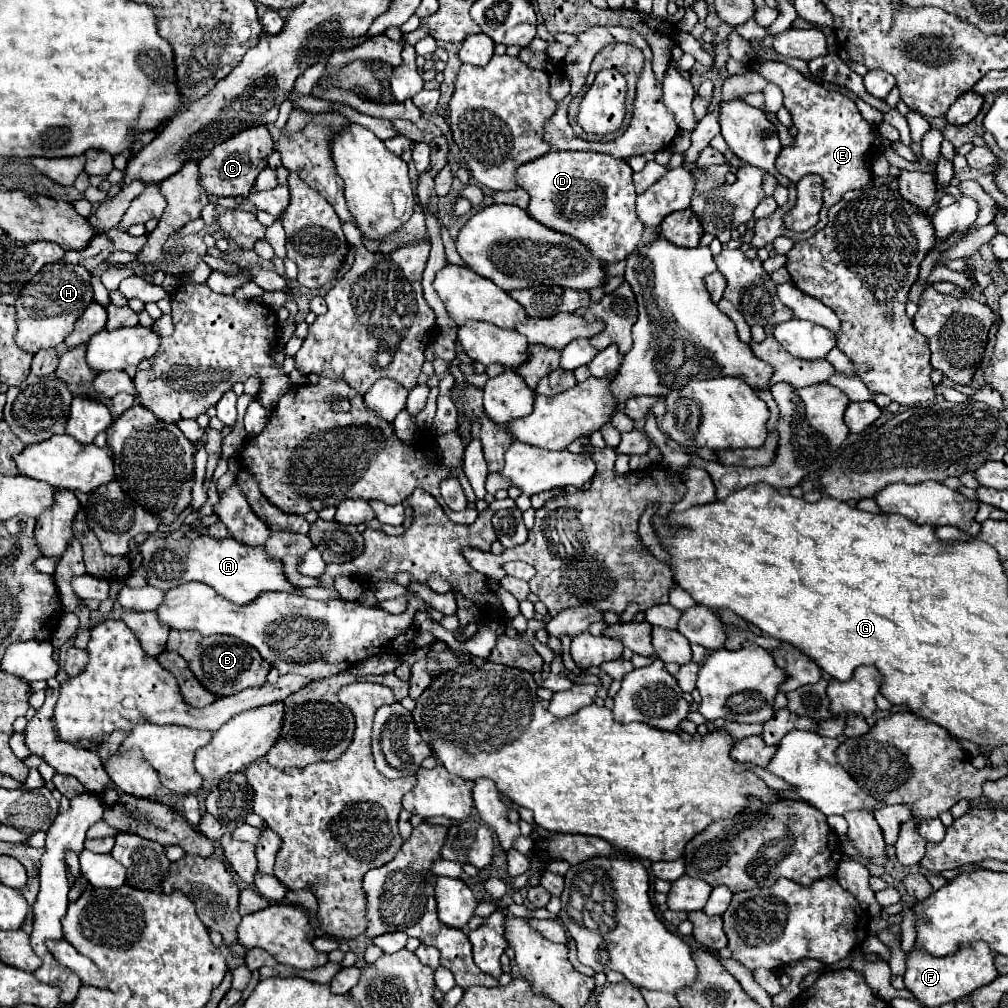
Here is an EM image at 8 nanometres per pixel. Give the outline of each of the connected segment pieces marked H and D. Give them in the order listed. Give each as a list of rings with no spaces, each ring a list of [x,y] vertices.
[[[66,261],[50,263],[42,271],[38,271],[34,279],[26,283],[14,305],[18,321],[16,343],[30,353],[56,347],[58,343],[62,343],[72,333],[84,309],[94,301],[90,277],[92,275],[88,269],[84,269],[84,265],[72,265]]]
[[[548,151],[516,171],[516,183],[530,195],[526,213],[538,223],[578,239],[604,265],[624,261],[640,243],[644,225],[636,215],[632,169],[626,161],[592,151]]]

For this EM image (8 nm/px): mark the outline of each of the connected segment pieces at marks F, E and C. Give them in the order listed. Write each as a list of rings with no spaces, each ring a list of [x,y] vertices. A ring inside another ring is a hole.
[[[974,943],[960,947],[958,953],[946,957],[932,957],[926,955],[922,949],[914,949],[906,961],[904,983],[912,991],[912,995],[924,1003],[926,1007],[940,1007],[944,1003],[954,1003],[968,997],[972,991],[992,983],[998,977],[992,951],[986,943]]]
[[[762,61],[750,65],[756,73],[768,79],[768,83],[778,85],[784,91],[784,105],[792,113],[792,123],[798,127],[796,135],[796,145],[794,147],[784,147],[776,159],[776,171],[784,177],[790,179],[790,197],[784,207],[778,207],[770,217],[760,219],[754,227],[756,235],[752,239],[754,247],[764,247],[766,243],[772,243],[776,237],[786,235],[792,241],[808,239],[816,231],[820,231],[826,225],[826,213],[828,207],[838,203],[842,195],[850,189],[862,189],[872,183],[872,125],[864,121],[860,115],[856,103],[834,91],[826,91],[822,85],[816,85],[808,81],[804,75],[800,75],[796,69],[778,63],[778,61]],[[810,173],[818,173],[824,179],[824,207],[820,211],[820,221],[816,227],[804,231],[804,233],[794,233],[788,227],[784,227],[784,215],[794,207],[796,203],[796,183]]]
[[[252,127],[250,131],[240,131],[224,143],[218,143],[218,147],[214,147],[202,161],[198,161],[200,185],[208,195],[214,197],[246,197],[252,191],[258,173],[266,167],[266,159],[272,151],[274,141],[266,127]]]

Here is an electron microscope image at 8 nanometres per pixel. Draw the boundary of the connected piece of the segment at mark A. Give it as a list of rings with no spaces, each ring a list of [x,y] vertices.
[[[150,535],[144,543],[138,545],[142,557],[142,567],[148,573],[146,583],[168,591],[188,581],[200,581],[214,587],[222,597],[236,605],[246,605],[254,601],[262,591],[286,591],[296,593],[296,587],[290,585],[282,573],[282,563],[270,559],[264,547],[246,547],[234,539],[212,539],[200,535],[196,539],[170,539],[162,535]]]

